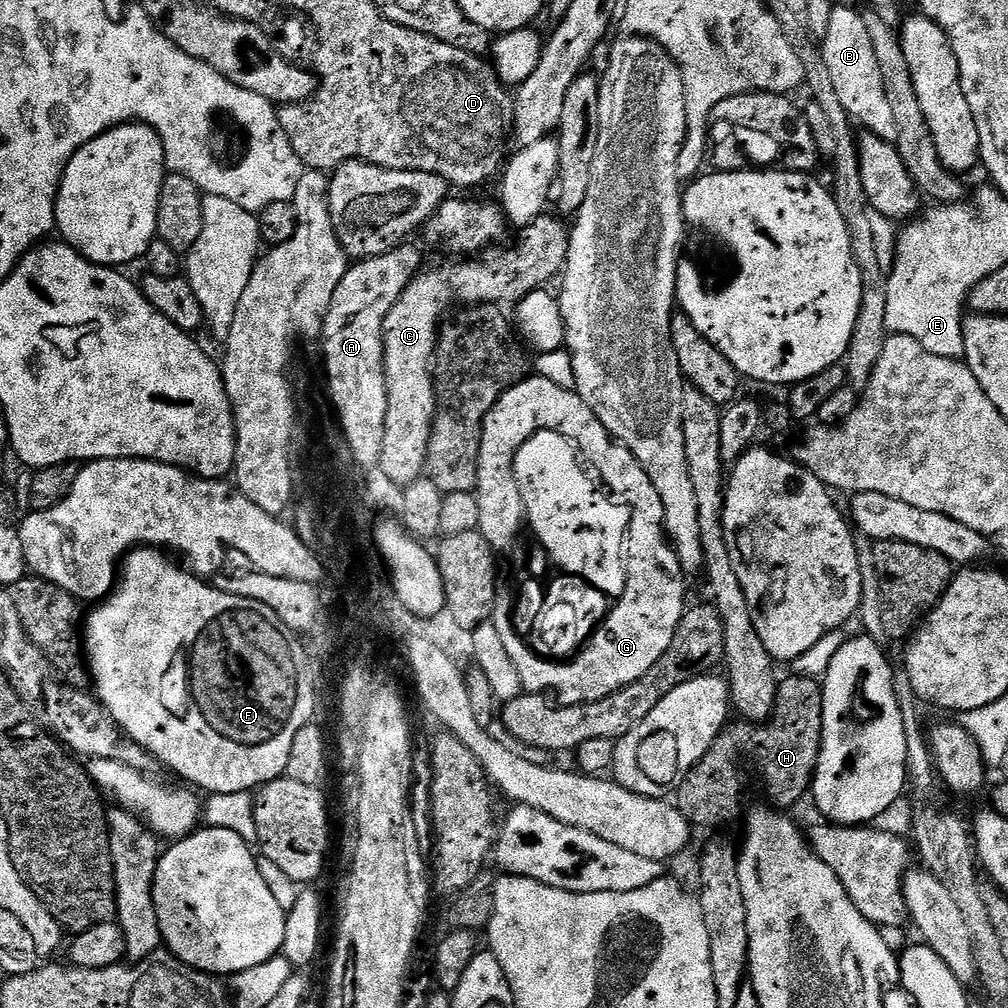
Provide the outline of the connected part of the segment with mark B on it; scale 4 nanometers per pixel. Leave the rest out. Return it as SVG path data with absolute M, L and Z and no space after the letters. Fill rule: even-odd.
M848 6L836 7L828 18L828 28L824 34L824 42L820 44L820 51L836 95L849 117L856 122L858 120L863 129L876 137L891 144L897 143L899 130L892 107L888 103L886 79L861 13Z

